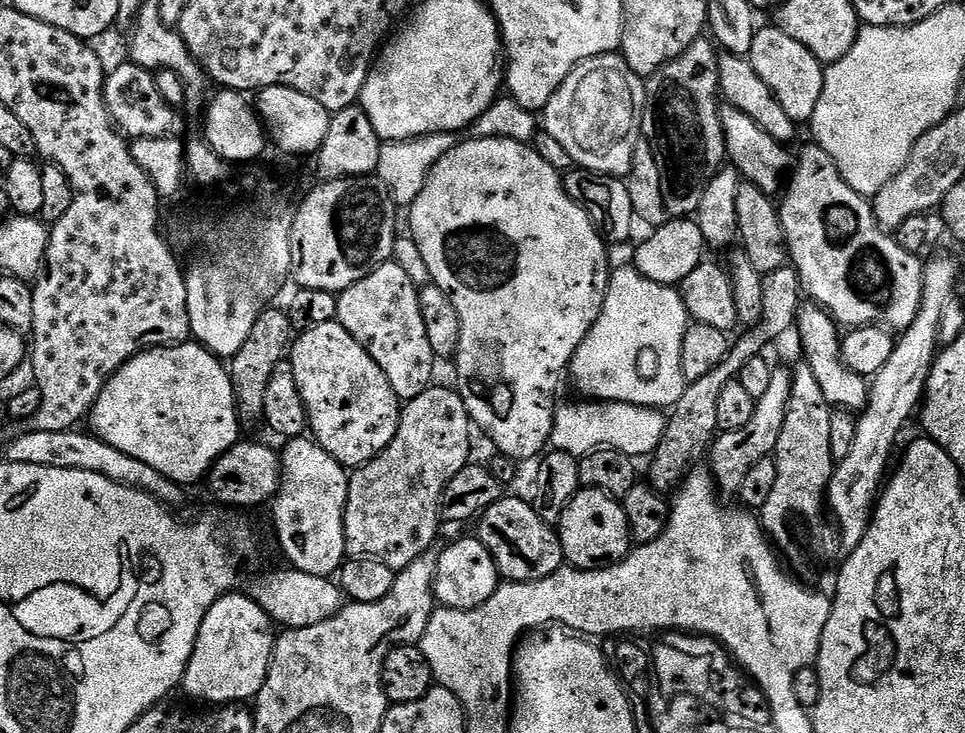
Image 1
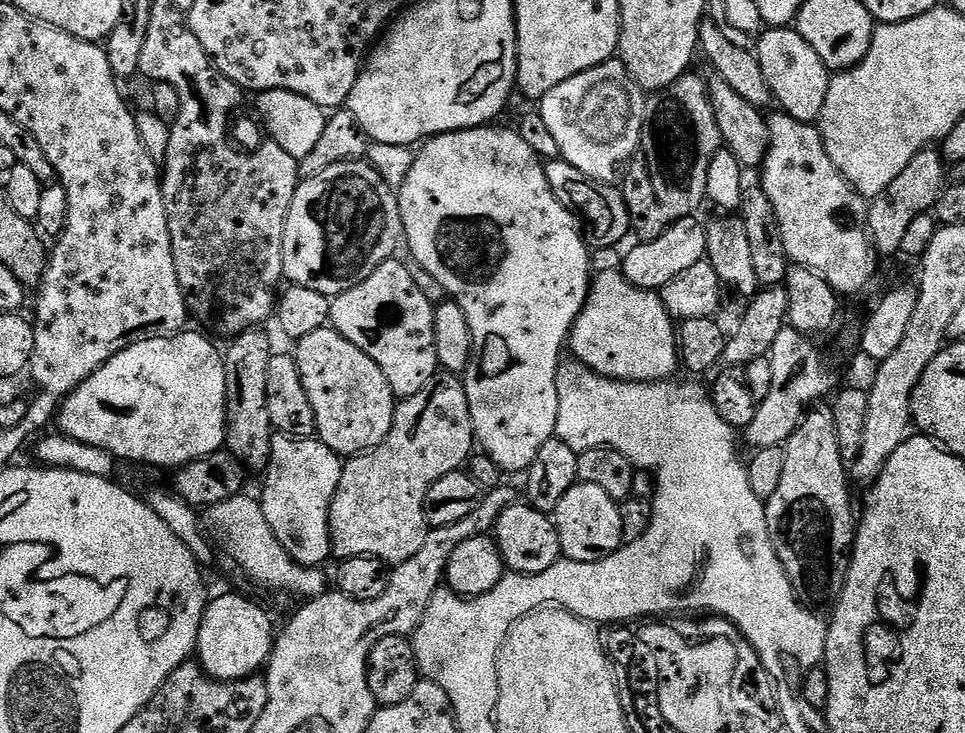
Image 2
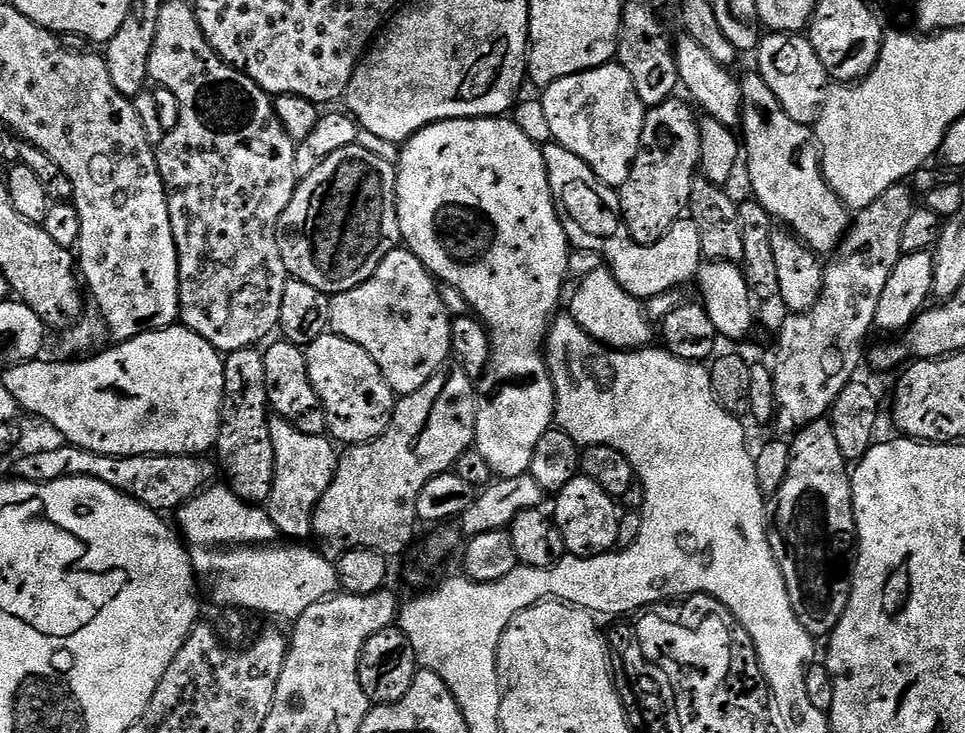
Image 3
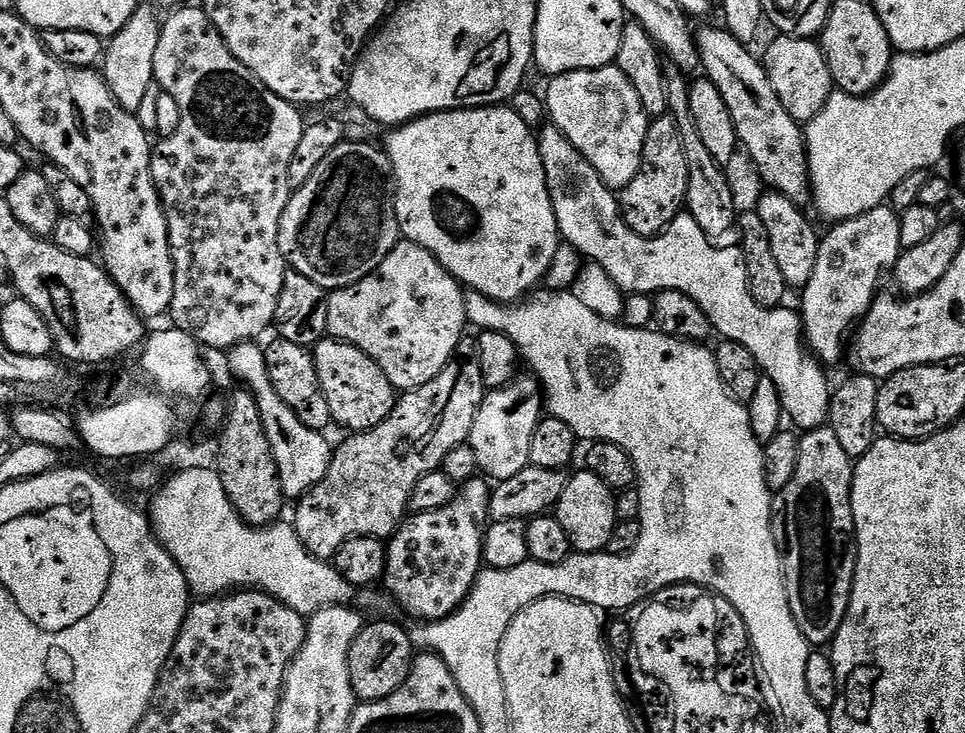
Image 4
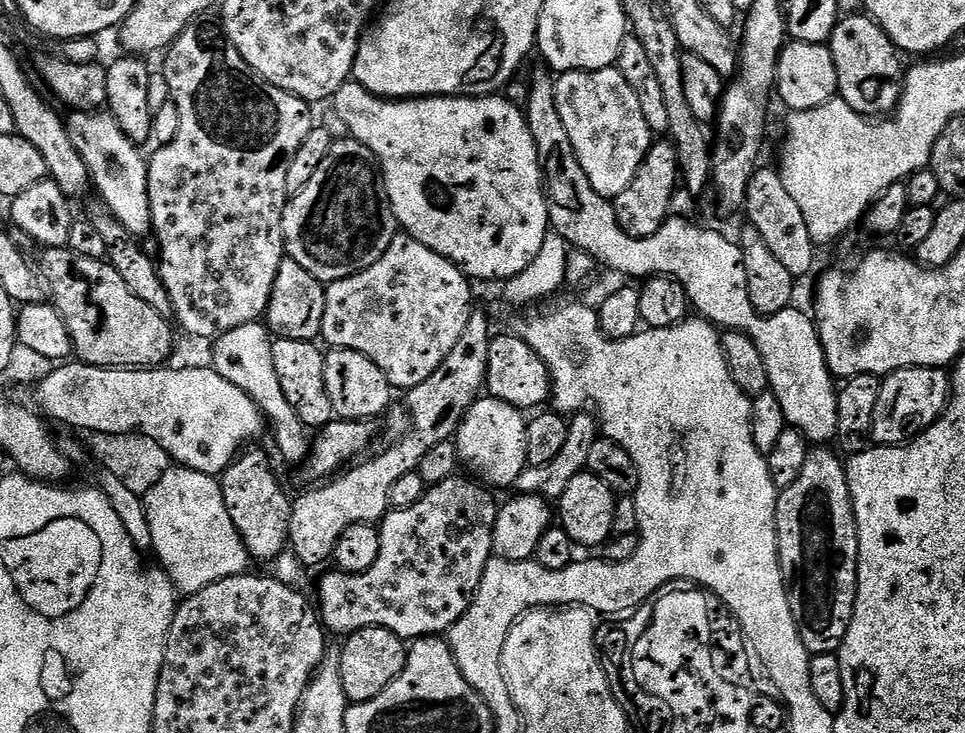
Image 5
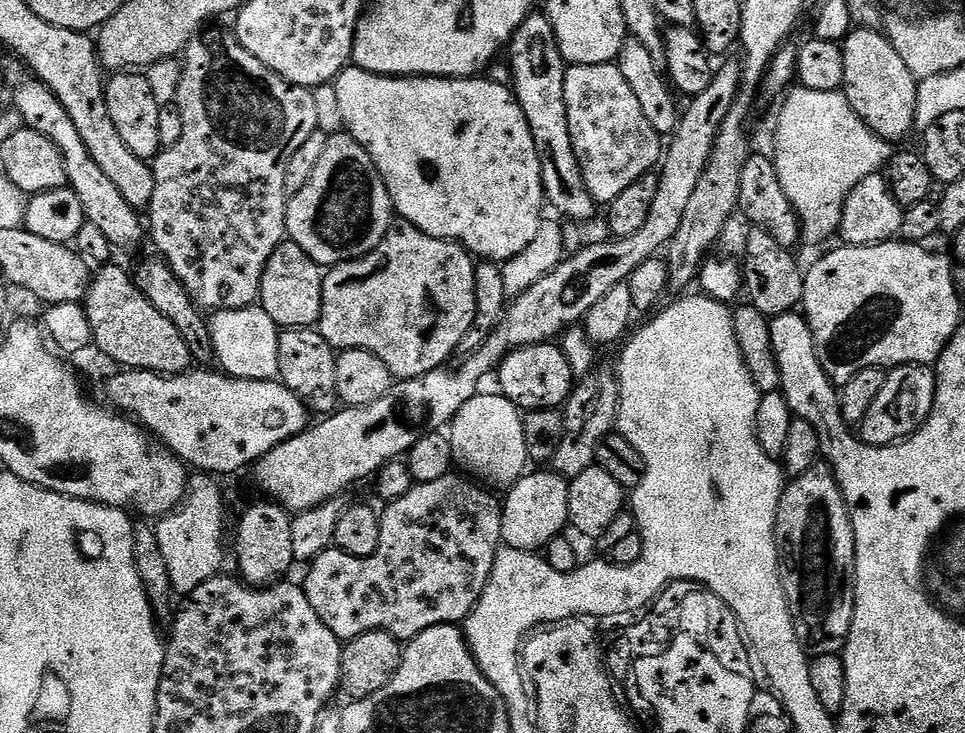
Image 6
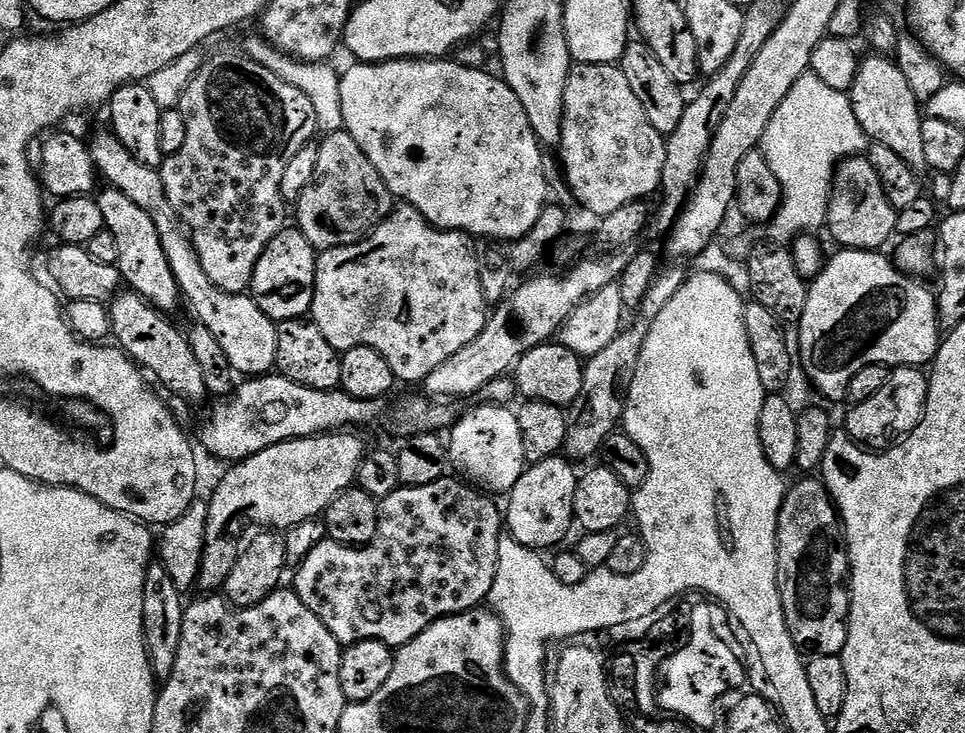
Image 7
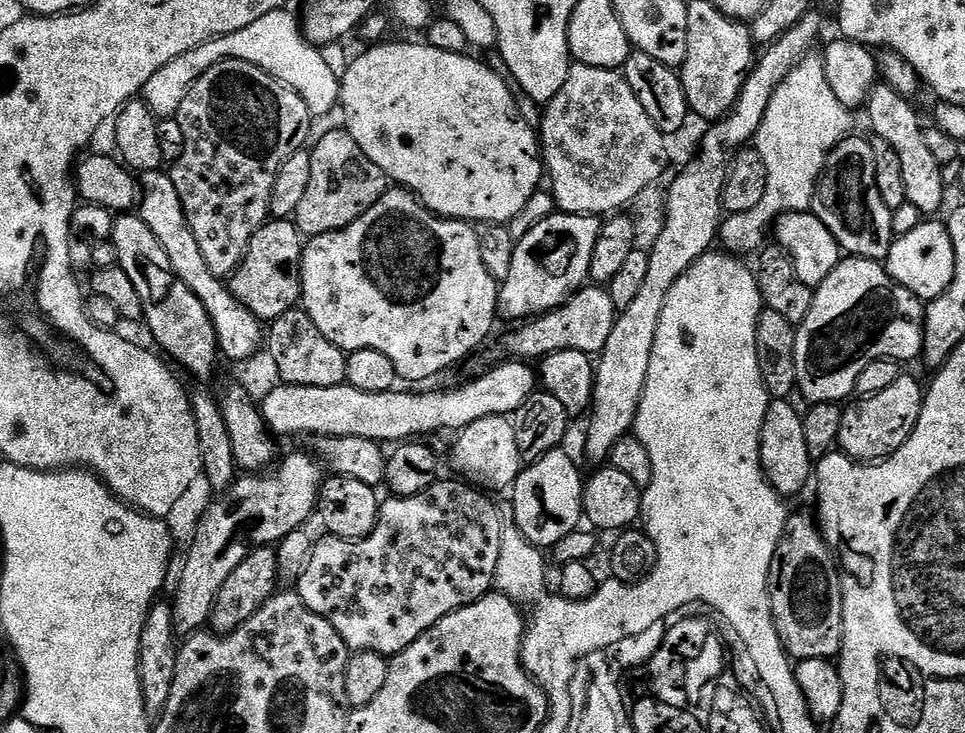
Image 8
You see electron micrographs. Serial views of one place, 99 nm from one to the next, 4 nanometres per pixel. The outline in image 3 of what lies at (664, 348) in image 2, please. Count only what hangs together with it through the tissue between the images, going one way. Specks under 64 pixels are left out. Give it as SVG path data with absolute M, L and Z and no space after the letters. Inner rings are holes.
M607 267L594 270L576 284L576 293L572 296L572 316L575 327L581 328L589 336L607 344L610 348L635 350L651 345L654 324L648 320L645 305L632 296L612 276Z

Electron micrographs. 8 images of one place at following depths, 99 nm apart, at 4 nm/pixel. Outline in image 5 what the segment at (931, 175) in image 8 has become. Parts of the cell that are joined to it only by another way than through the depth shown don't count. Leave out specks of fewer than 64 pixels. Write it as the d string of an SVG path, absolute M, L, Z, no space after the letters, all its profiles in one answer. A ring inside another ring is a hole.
M867 14L845 15L832 31L830 47L834 66L838 70L836 90L839 99L869 118L880 118L895 112L900 105L906 68L900 65L901 53L879 24Z

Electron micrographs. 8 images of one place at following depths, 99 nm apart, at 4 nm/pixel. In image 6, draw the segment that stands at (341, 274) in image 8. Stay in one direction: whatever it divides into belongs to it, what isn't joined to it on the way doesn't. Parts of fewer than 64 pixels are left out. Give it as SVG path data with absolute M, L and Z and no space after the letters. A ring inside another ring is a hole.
M405 222L397 223L395 226L388 229L386 238L382 238L382 242L373 252L357 260L331 265L331 267L324 272L322 310L320 311L318 330L322 334L322 338L326 338L326 342L330 342L332 347L337 350L357 348L358 350L366 350L370 354L382 358L382 362L386 362L386 366L392 372L396 380L418 378L430 370L445 367L445 365L451 361L448 359L454 354L457 355L462 338L466 338L466 334L472 329L472 323L476 317L476 291L474 290L475 273L476 264L474 263L474 257L472 253L467 252L461 244L455 244L452 240L443 240L442 238L428 236L412 224Z

